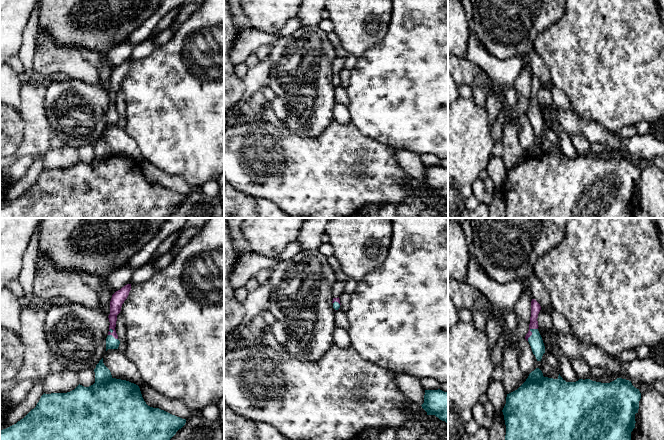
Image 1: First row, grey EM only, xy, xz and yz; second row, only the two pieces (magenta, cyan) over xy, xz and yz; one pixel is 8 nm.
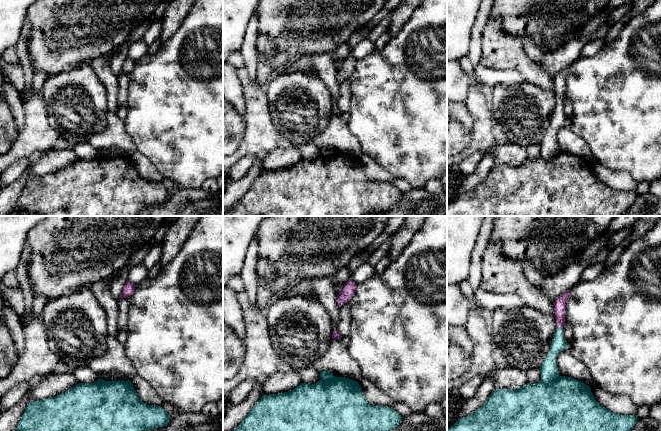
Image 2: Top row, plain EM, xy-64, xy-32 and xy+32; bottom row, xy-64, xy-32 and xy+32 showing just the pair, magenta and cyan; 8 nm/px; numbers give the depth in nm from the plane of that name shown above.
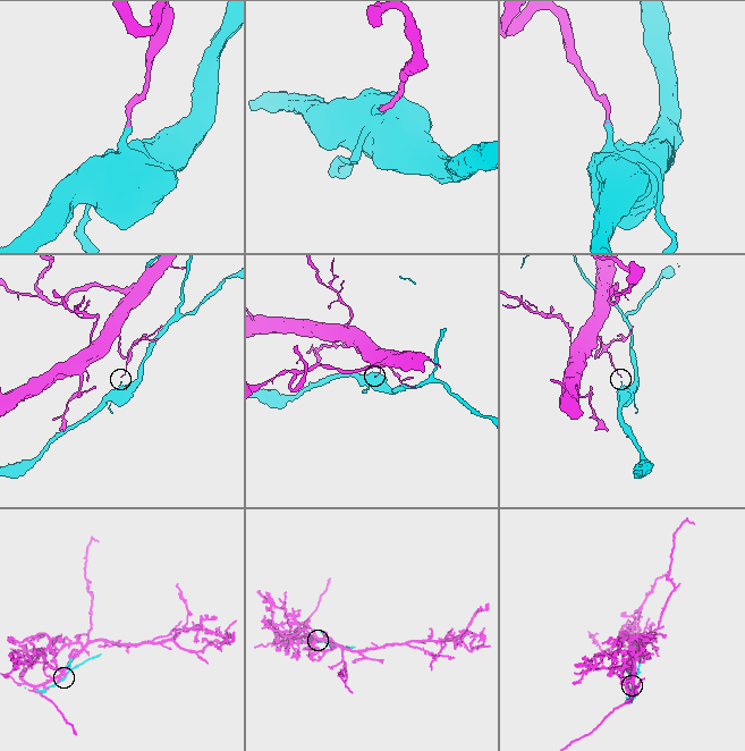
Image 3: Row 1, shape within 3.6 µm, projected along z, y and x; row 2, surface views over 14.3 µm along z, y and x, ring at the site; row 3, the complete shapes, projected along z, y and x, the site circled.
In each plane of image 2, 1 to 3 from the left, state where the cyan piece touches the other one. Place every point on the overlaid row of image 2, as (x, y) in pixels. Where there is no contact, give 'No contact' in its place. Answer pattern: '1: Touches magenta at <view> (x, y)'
1: No contact
2: Touches magenta at xy-32 (339, 337)
3: Touches magenta at xy+32 (559, 326)

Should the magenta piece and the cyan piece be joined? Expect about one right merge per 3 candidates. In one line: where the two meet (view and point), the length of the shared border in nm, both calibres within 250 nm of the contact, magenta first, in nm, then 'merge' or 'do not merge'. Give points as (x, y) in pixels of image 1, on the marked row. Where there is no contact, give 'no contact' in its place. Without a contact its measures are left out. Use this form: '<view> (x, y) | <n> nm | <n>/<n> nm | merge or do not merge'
yz (531, 332) | 130 nm | 80/110 nm | do not merge

